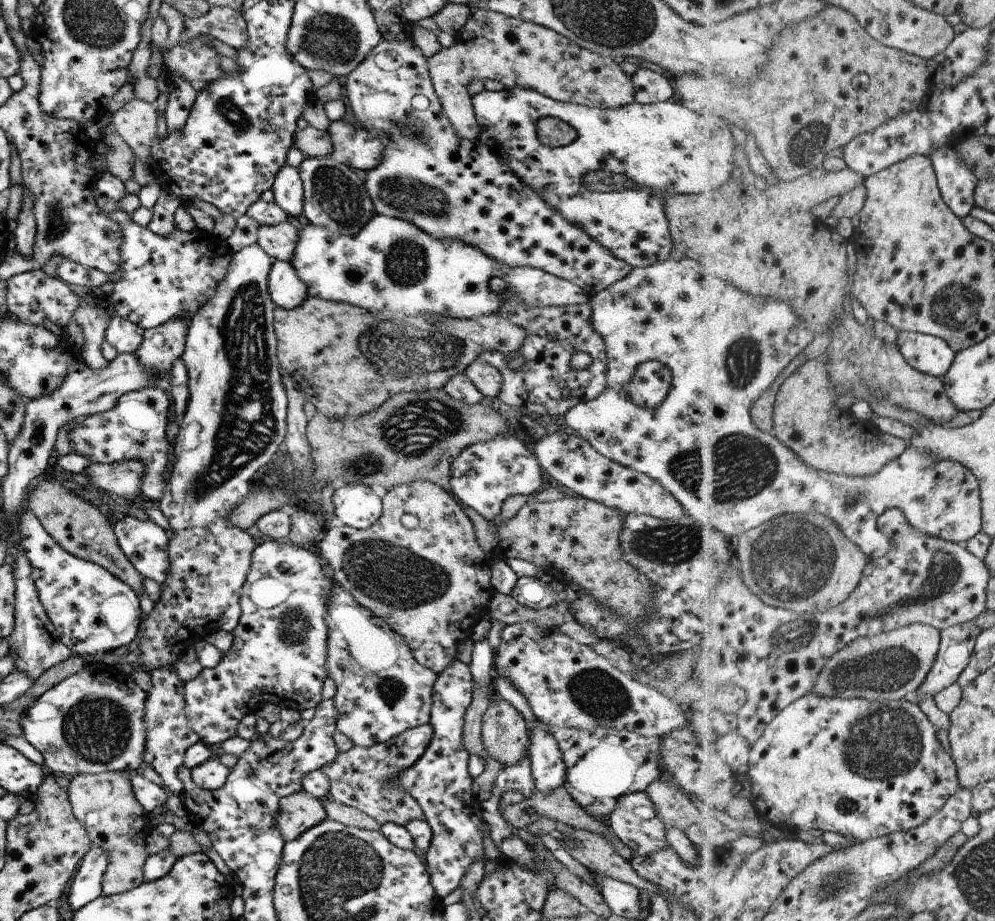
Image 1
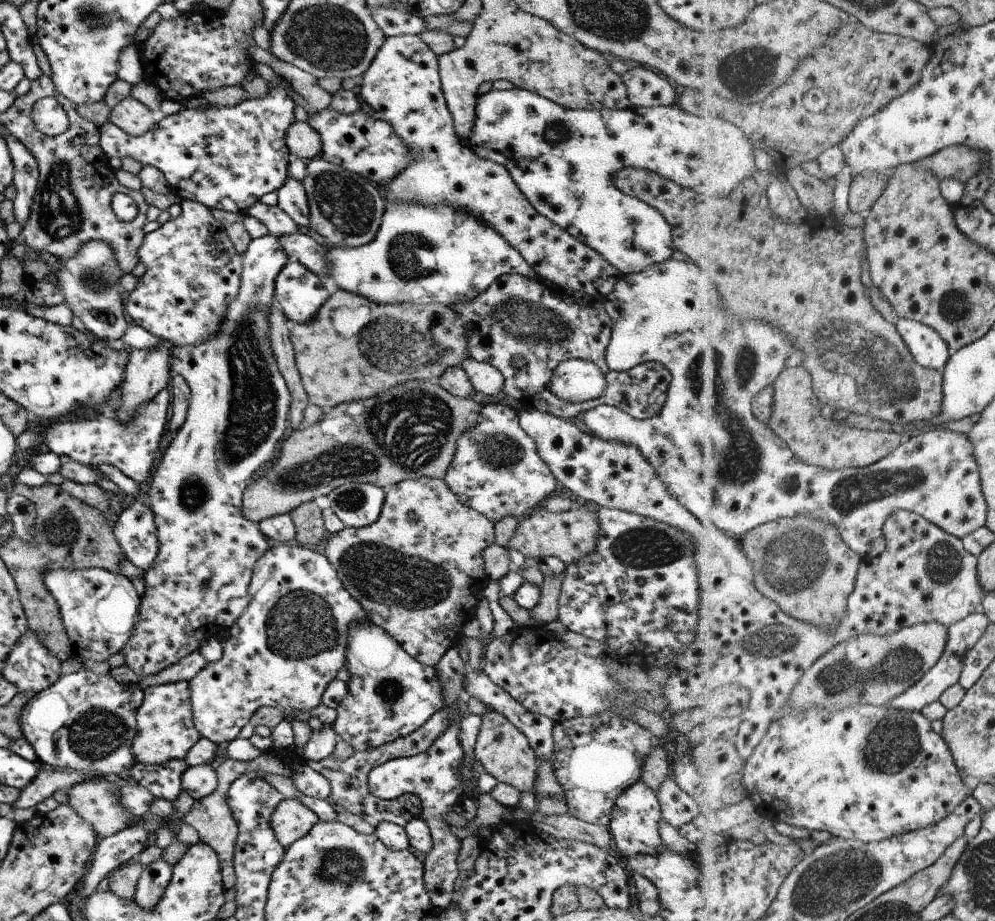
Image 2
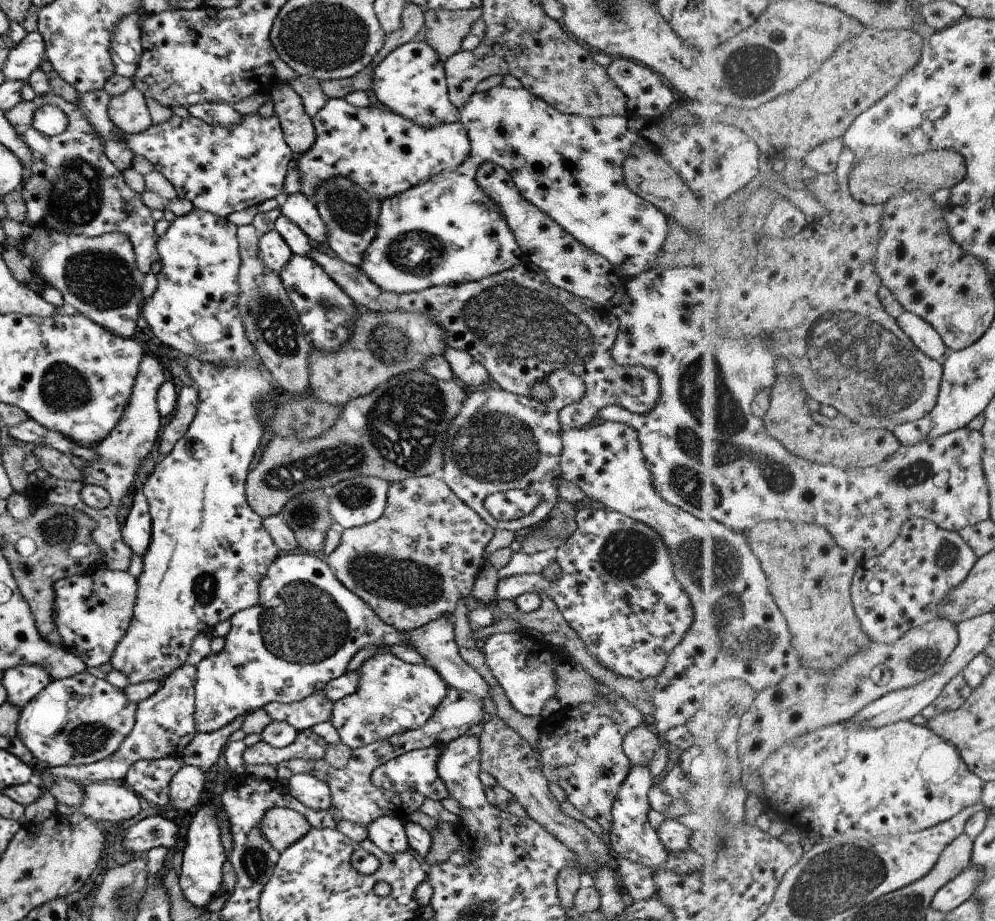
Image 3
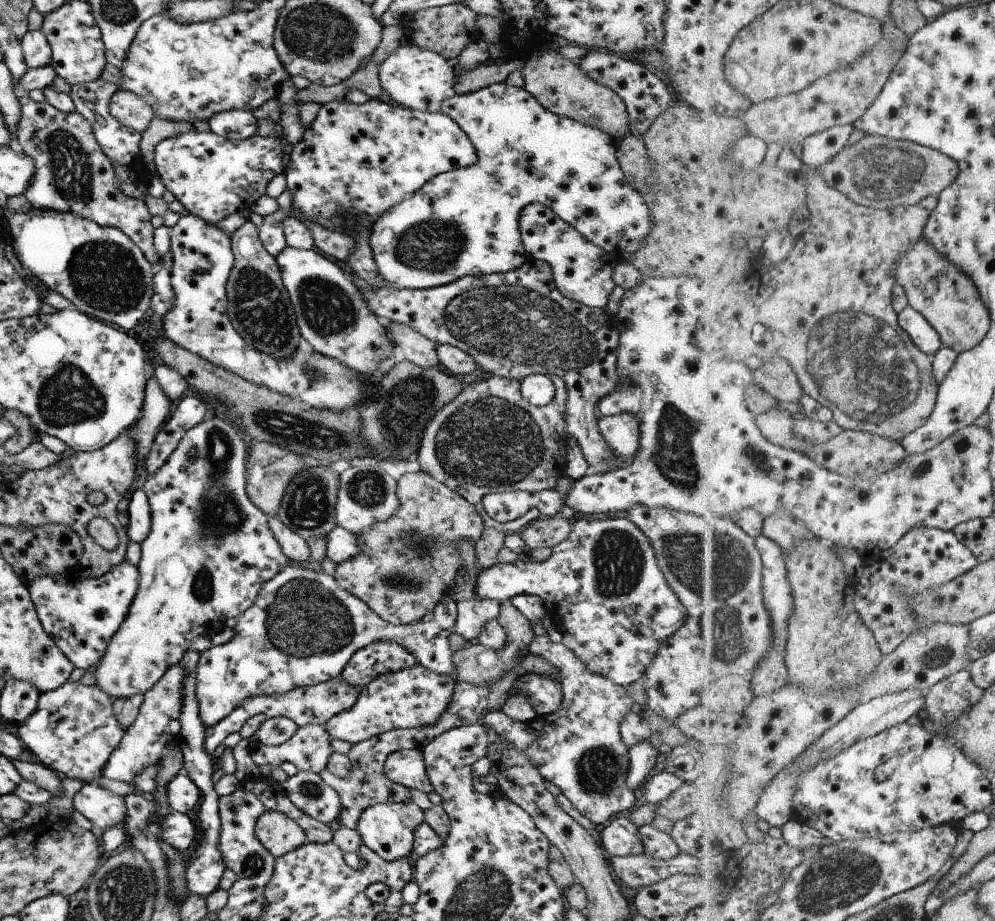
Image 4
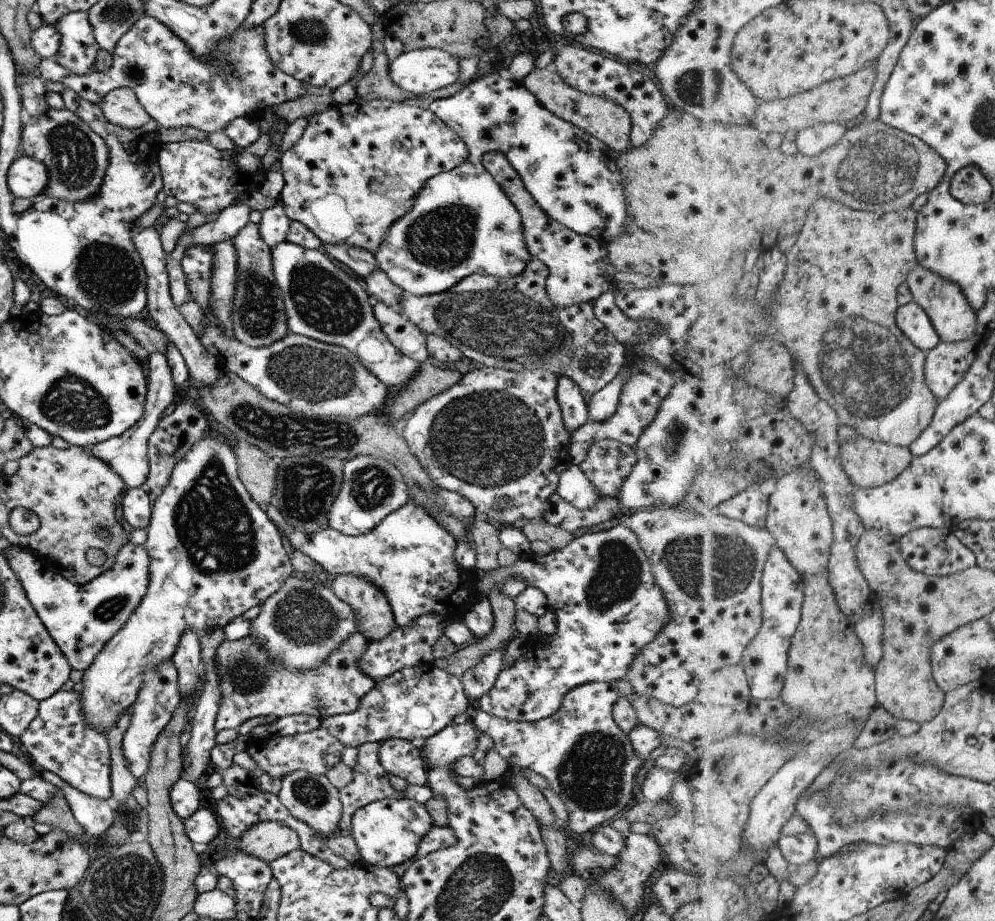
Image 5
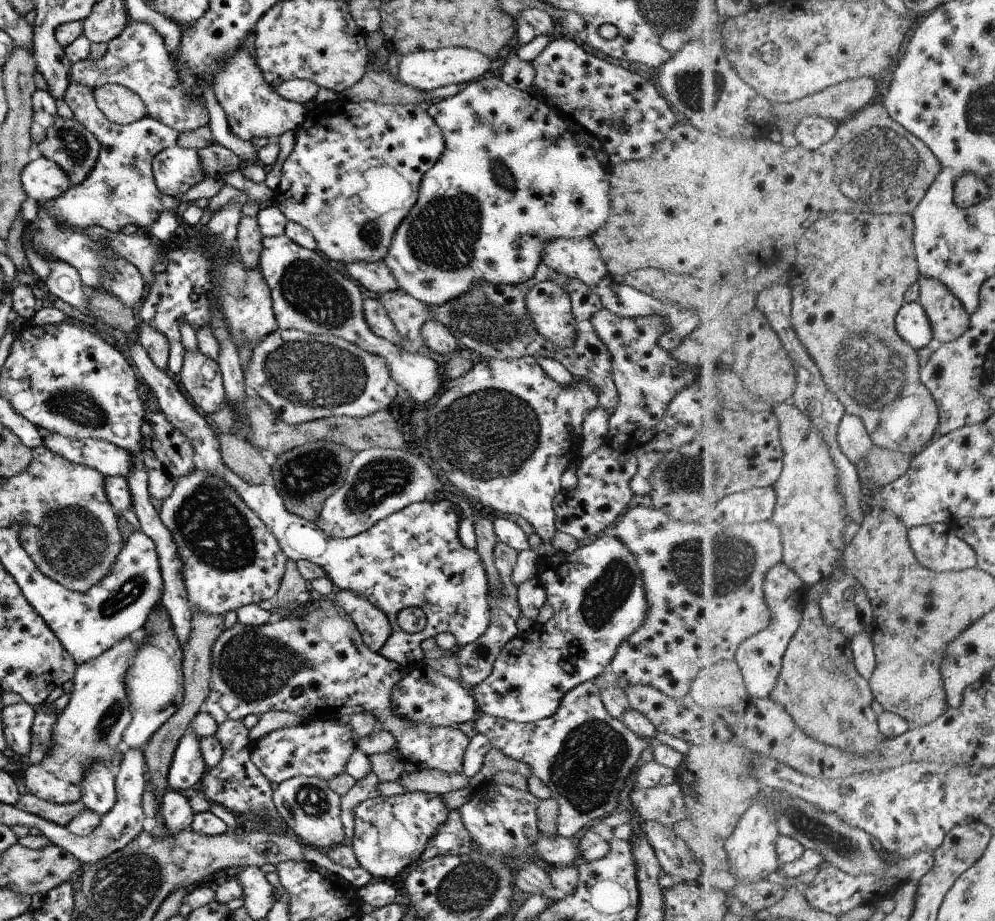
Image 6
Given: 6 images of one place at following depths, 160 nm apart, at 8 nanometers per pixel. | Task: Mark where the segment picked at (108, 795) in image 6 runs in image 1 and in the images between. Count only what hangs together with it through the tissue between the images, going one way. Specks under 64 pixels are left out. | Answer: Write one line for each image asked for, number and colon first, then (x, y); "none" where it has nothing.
1: (91, 722)
2: (85, 722)
3: (79, 720)
4: (72, 731)
5: (57, 739)

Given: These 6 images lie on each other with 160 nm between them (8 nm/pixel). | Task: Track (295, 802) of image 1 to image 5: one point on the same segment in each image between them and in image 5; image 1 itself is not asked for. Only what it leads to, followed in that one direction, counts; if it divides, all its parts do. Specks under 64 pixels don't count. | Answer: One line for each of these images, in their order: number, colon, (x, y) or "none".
2: (289, 820)
3: (281, 827)
4: (278, 834)
5: (268, 840)

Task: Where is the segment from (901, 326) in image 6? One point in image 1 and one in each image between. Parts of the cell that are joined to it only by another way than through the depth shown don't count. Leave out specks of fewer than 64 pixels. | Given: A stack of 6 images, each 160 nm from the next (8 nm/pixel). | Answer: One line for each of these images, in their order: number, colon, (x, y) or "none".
1: (930, 354)
2: (928, 347)
3: (923, 334)
4: (923, 333)
5: (917, 325)

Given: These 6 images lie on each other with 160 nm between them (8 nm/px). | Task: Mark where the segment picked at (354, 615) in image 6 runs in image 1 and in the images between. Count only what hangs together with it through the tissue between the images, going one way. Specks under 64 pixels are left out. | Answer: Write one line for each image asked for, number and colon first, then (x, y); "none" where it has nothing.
1: (418, 568)
2: (417, 571)
3: (411, 565)
4: (400, 581)
5: (373, 617)

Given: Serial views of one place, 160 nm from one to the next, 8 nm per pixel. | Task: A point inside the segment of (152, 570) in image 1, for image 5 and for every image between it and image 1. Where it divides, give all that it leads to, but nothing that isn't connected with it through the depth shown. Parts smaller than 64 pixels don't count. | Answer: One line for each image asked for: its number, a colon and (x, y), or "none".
2: (134, 530)
3: (135, 532)
4: (138, 525)
5: (136, 502)

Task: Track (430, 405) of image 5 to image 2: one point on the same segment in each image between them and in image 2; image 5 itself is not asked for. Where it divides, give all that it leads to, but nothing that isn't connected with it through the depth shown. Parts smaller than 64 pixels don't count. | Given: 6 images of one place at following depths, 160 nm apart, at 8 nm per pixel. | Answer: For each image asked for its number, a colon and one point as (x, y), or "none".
2: (495, 469)
3: (498, 440)
4: (488, 439)

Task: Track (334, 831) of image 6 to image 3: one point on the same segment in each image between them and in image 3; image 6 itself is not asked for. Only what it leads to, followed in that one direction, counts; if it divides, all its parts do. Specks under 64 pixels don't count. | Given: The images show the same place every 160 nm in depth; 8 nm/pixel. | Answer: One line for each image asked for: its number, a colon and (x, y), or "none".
3: (313, 793)
4: (307, 791)
5: (311, 799)

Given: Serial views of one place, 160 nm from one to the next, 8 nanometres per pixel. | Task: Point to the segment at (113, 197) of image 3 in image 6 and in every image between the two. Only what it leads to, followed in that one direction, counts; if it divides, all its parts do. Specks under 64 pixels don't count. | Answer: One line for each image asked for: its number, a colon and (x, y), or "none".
4: (71, 174)
5: (75, 157)
6: (73, 148)

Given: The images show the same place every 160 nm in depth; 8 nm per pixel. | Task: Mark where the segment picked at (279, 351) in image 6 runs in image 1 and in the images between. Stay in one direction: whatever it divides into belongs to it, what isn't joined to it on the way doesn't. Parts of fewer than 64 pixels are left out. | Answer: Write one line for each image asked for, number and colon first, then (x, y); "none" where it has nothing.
1: (163, 277)
2: (192, 272)
3: (193, 311)
4: (201, 256)
5: (321, 379)

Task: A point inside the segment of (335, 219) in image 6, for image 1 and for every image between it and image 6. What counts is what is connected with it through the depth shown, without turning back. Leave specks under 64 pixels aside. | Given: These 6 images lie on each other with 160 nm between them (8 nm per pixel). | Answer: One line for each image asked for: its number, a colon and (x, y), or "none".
1: (353, 146)
2: (358, 143)
3: (384, 154)
4: (357, 161)
5: (357, 167)

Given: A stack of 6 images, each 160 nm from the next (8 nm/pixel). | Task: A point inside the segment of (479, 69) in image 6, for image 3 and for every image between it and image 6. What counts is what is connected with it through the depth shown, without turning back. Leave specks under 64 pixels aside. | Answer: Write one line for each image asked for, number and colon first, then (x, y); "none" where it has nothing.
3: (409, 81)
4: (419, 79)
5: (419, 71)

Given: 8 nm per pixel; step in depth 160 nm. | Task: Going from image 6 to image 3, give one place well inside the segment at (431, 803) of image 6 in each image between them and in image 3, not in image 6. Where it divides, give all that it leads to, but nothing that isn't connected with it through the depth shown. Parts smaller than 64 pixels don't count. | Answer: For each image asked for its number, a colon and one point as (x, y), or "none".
3: (387, 833)
4: (387, 829)
5: (386, 832)

